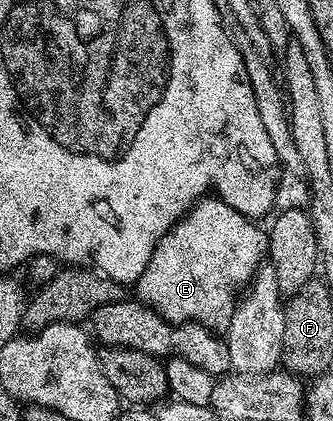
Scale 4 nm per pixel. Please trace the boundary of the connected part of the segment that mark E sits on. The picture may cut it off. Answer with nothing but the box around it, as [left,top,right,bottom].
[134,197,268,329]

